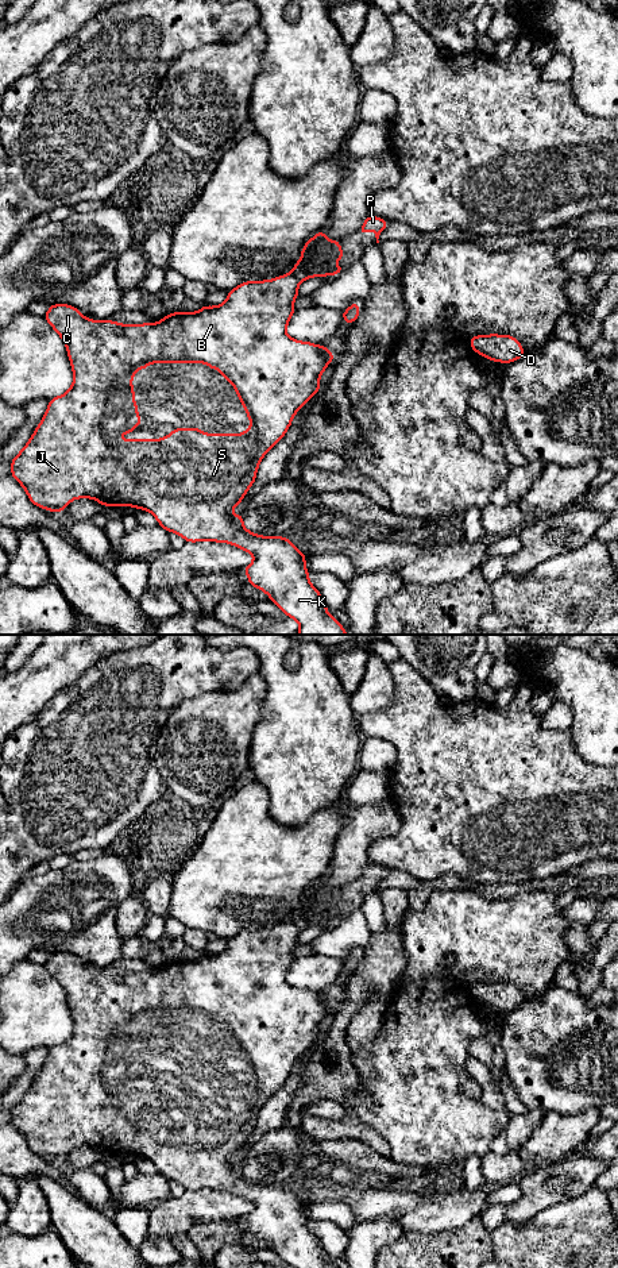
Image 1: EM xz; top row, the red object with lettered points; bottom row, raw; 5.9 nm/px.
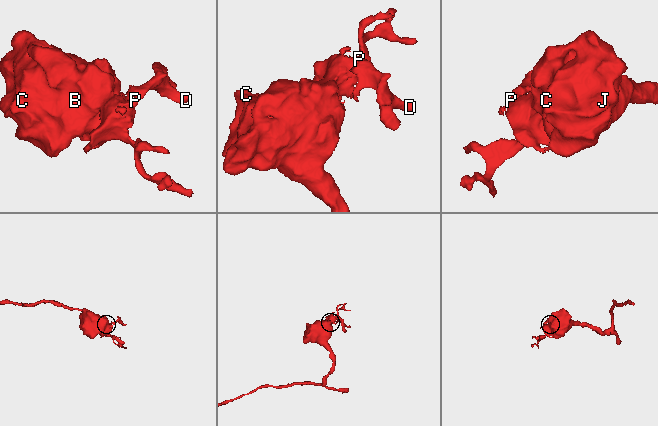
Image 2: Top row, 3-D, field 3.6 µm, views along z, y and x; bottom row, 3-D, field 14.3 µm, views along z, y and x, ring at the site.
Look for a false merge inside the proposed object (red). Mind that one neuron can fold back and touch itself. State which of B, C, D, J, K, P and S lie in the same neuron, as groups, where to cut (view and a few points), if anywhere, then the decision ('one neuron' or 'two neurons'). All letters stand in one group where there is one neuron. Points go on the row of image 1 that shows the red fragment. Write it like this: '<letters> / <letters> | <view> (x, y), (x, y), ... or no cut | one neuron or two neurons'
B C J K S / D P | xz (290, 273), (300, 281) | two neurons

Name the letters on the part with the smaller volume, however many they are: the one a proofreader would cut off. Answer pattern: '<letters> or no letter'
D, P

